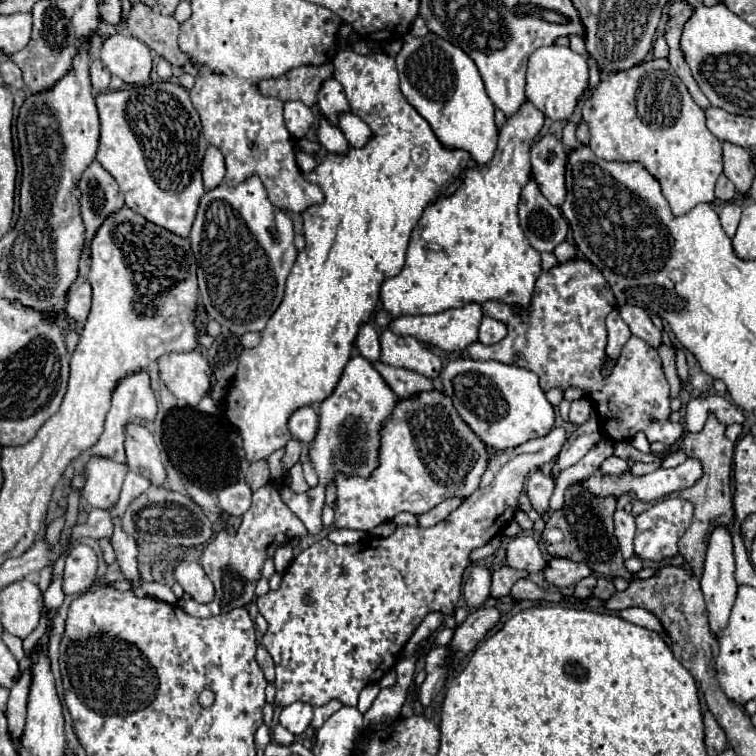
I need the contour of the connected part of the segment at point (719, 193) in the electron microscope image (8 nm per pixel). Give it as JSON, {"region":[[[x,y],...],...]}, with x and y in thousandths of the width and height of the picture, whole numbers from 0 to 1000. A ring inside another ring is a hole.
{"region":[[[954,231],[954,234],[948,237],[946,261],[954,263],[954,266],[967,266],[967,263],[972,261],[972,245],[970,245],[959,231]]]}

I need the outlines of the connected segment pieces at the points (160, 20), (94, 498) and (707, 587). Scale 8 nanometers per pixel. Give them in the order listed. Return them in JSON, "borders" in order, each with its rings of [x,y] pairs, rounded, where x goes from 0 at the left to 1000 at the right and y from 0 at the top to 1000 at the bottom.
{"borders":[[[[184,4],[173,12],[168,30],[176,49],[187,52],[226,86],[242,89],[245,83],[250,83],[250,75],[234,60],[237,30],[231,28],[231,22],[218,22],[200,9]]],[[[120,604],[115,610],[115,639],[110,644],[115,665],[128,673],[149,673],[157,663],[165,626],[165,615],[139,604]]],[[[948,694],[938,710],[938,724],[935,724],[935,734],[933,734],[933,753],[930,753],[930,763],[927,763],[927,782],[933,790],[938,827],[940,827],[943,837],[956,832],[964,821],[964,811],[967,811],[967,803],[970,803],[972,787],[975,787],[975,771],[972,771],[970,761],[972,761],[972,734],[970,734],[967,697]]]]}

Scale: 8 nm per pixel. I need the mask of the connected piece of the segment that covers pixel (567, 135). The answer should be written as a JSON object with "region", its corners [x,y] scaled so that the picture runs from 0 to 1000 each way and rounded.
{"region":[[[750,160],[745,168],[745,192],[750,197],[761,197],[761,192],[766,192],[761,184],[761,171],[763,171],[763,163],[755,163],[755,160]]]}

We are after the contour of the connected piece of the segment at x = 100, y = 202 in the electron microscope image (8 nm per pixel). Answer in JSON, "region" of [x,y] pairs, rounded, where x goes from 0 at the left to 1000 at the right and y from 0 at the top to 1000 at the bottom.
{"region":[[[128,216],[118,218],[104,239],[107,250],[107,287],[112,298],[112,324],[107,343],[120,343],[120,319],[128,311],[136,292],[155,276],[165,274],[163,258],[157,255],[155,239]]]}

